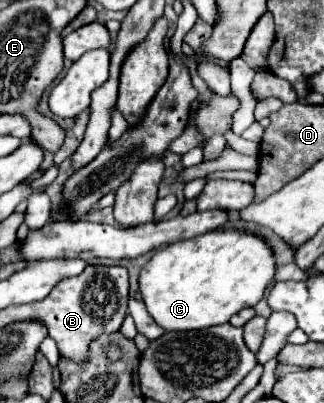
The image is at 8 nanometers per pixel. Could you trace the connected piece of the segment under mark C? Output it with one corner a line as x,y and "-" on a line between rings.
212,230
160,248
142,268
138,284
154,322
168,332
186,332
224,324
238,310
256,306
274,272
274,254
262,238
238,230

